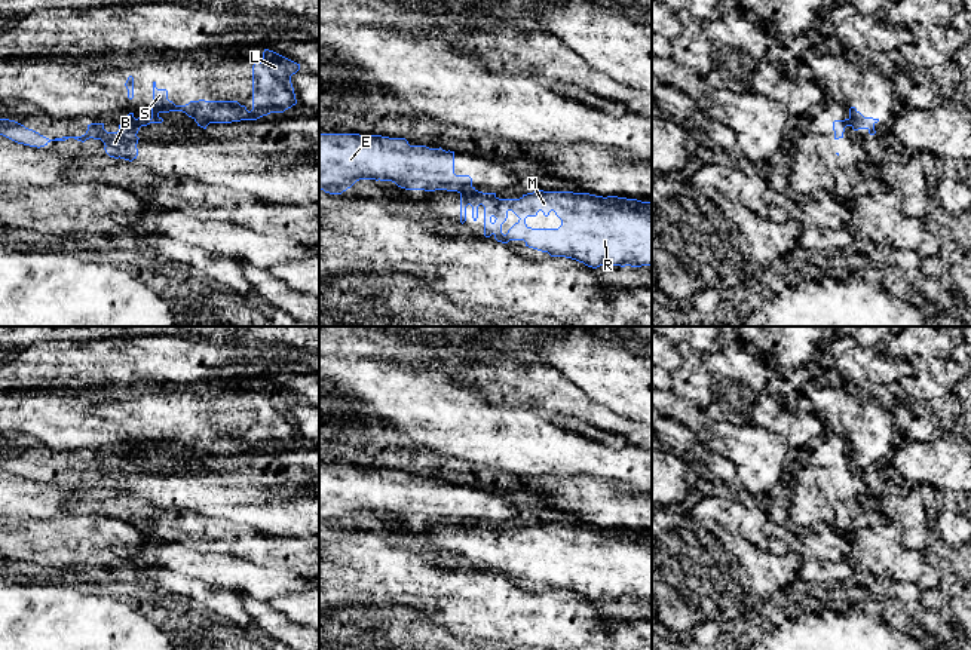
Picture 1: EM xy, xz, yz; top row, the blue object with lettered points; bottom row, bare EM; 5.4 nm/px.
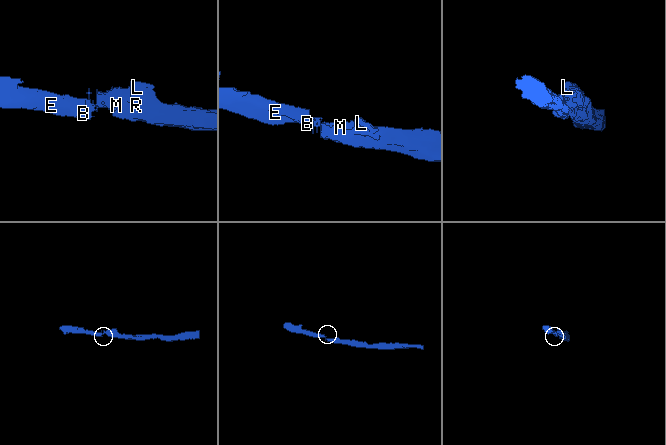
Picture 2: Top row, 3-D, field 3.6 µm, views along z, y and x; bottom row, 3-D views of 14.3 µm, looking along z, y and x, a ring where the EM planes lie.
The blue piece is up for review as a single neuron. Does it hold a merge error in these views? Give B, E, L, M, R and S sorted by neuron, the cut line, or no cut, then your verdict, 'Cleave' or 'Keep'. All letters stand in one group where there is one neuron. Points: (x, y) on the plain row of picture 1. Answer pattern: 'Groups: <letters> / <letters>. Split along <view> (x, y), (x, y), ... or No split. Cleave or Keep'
Groups: B E / L M R S. Split along xz (461, 524), (481, 526). Cleave

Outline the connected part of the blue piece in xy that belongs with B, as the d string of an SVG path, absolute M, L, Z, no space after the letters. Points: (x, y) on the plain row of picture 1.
M0 451L0 467L24 478L30 479L45 479L50 473L65 473L68 470L74 470L77 473L85 475L89 470L101 472L104 475L104 482L110 490L114 491L125 491L132 494L138 488L138 463L141 459L147 459L150 454L141 456L138 451L128 453L126 456L119 457L117 464L107 464L104 462L104 456L91 456L88 457L88 463L82 469L62 469L49 472L39 464L25 460L24 457L9 453L9 451Z

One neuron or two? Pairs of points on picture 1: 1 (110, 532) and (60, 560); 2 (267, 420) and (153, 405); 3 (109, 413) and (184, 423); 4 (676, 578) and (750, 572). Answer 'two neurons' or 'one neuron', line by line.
1: one neuron
2: one neuron
3: one neuron
4: one neuron

